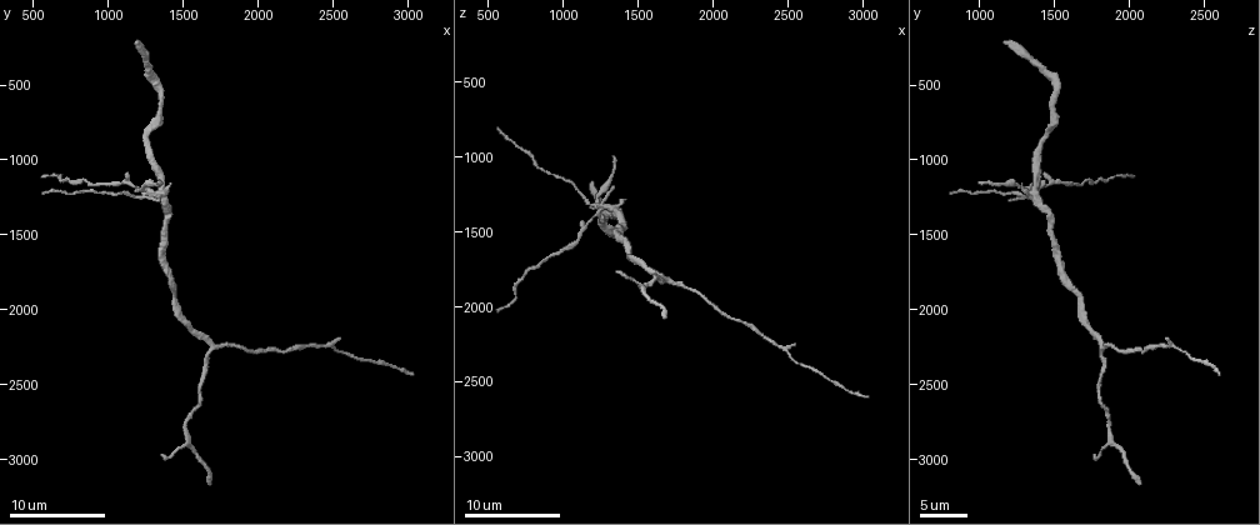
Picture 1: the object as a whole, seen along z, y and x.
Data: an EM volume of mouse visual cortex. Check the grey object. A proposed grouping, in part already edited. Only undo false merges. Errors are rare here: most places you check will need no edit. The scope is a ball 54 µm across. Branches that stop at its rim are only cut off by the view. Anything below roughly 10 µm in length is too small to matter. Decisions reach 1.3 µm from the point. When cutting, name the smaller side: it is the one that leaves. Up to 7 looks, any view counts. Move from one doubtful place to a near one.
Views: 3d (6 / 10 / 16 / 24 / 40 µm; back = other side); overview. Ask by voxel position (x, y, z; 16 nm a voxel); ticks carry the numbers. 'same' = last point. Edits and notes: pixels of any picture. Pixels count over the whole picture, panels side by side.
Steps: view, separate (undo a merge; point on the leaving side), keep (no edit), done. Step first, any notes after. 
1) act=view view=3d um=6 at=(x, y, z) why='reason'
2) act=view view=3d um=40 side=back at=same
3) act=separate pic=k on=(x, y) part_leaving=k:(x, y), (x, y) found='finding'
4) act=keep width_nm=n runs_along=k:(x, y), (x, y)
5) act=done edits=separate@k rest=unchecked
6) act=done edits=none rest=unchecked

act=view view=3d um=10 at=(1700, 2240, 1820) why='three-way junction'

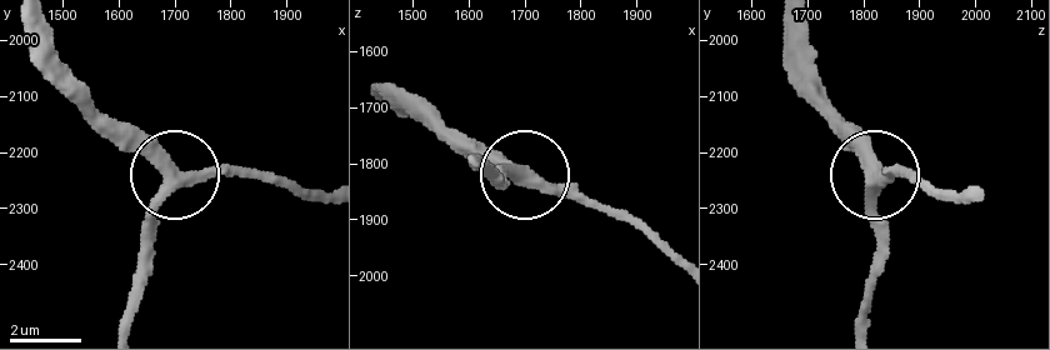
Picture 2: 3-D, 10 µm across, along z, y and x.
act=view view=3d um=10 side=back at=(1705, 2250, 1825) why='from behind'

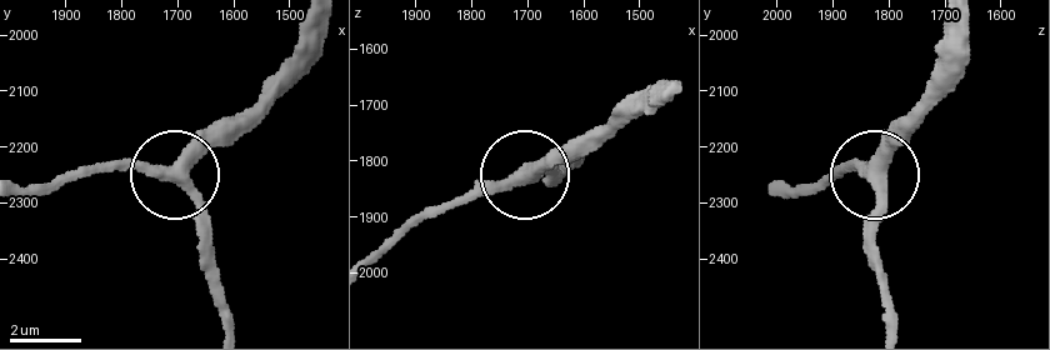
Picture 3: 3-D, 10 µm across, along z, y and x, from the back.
act=keep side_arm_um=18 runs_along=3:(665, 89), (638, 95), (525, 175), (564, 179) found='one neuron here'

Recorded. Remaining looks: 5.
act=view view=3d um=16 at=(1460, 1940, 1660)

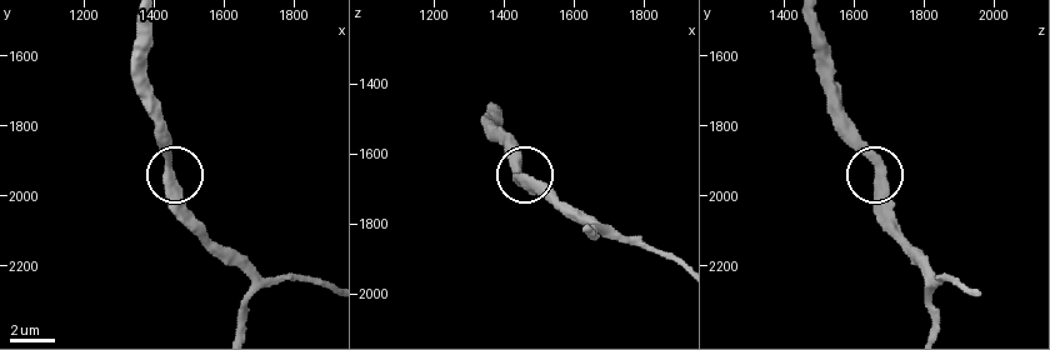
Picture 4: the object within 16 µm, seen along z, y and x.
act=keep found='continuous, no second neuron'

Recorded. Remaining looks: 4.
act=view view=3d um=10 at=(1340, 1220, 1340) why='four-way junction'

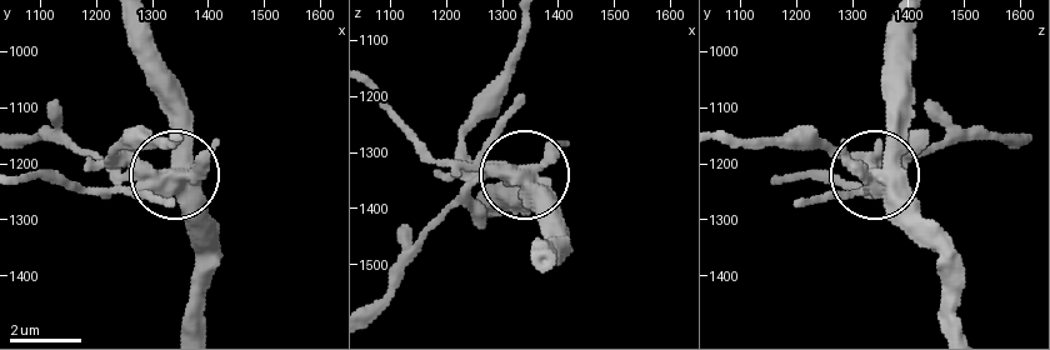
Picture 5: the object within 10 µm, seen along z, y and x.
act=separate pic=5 on=(138, 196) side_arm_um=18 part_leaving=5:(173, 185), (113, 174), (65, 141), (24, 141) found='two neurons meet here'

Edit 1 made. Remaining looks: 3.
act=done edits=separate@5 rest=unchecked

